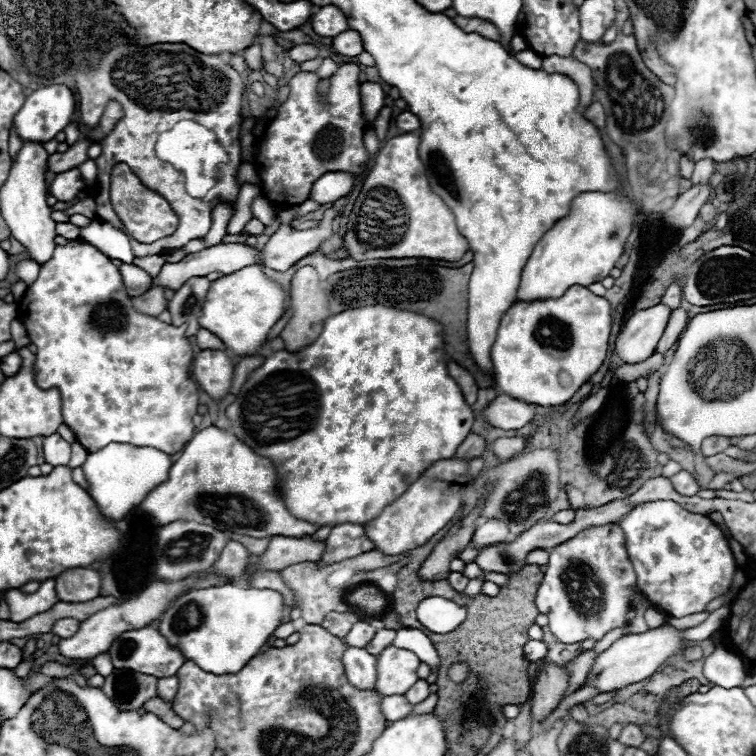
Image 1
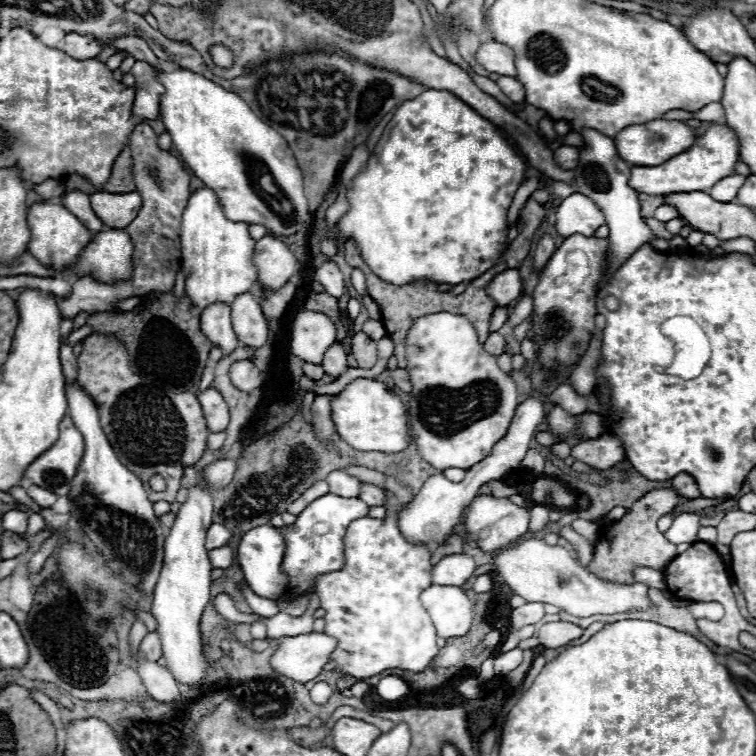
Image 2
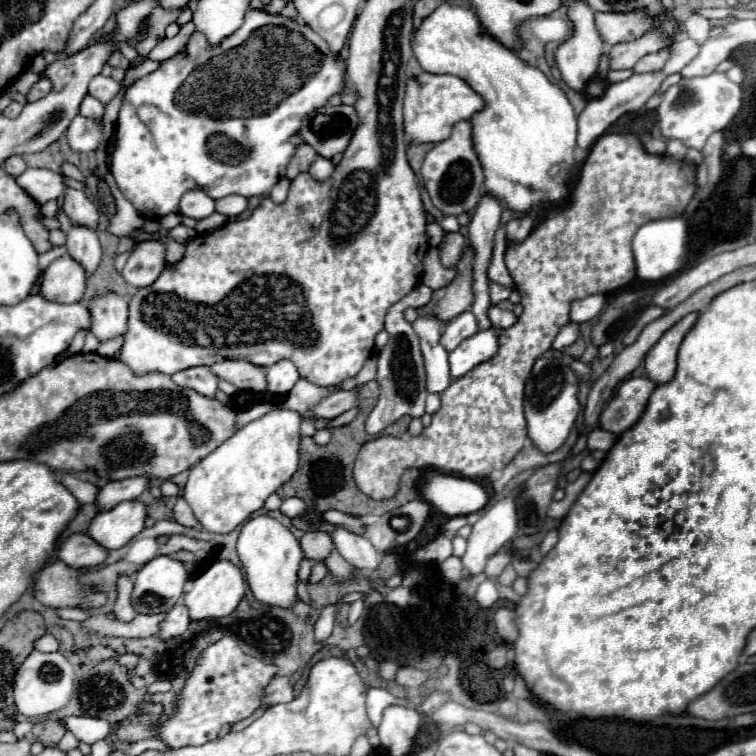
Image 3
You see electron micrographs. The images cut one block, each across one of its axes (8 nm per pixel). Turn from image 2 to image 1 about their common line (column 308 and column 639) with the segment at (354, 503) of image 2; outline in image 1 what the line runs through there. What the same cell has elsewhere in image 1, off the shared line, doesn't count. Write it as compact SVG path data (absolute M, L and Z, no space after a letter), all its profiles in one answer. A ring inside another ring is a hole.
M656 500L634 506L618 524L626 534L628 558L638 576L636 586L652 602L652 606L668 612L674 618L682 618L706 610L710 600L730 590L732 576L738 570L738 566L734 562L734 556L728 548L728 540L724 538L722 530L708 516L688 512L672 500Z

